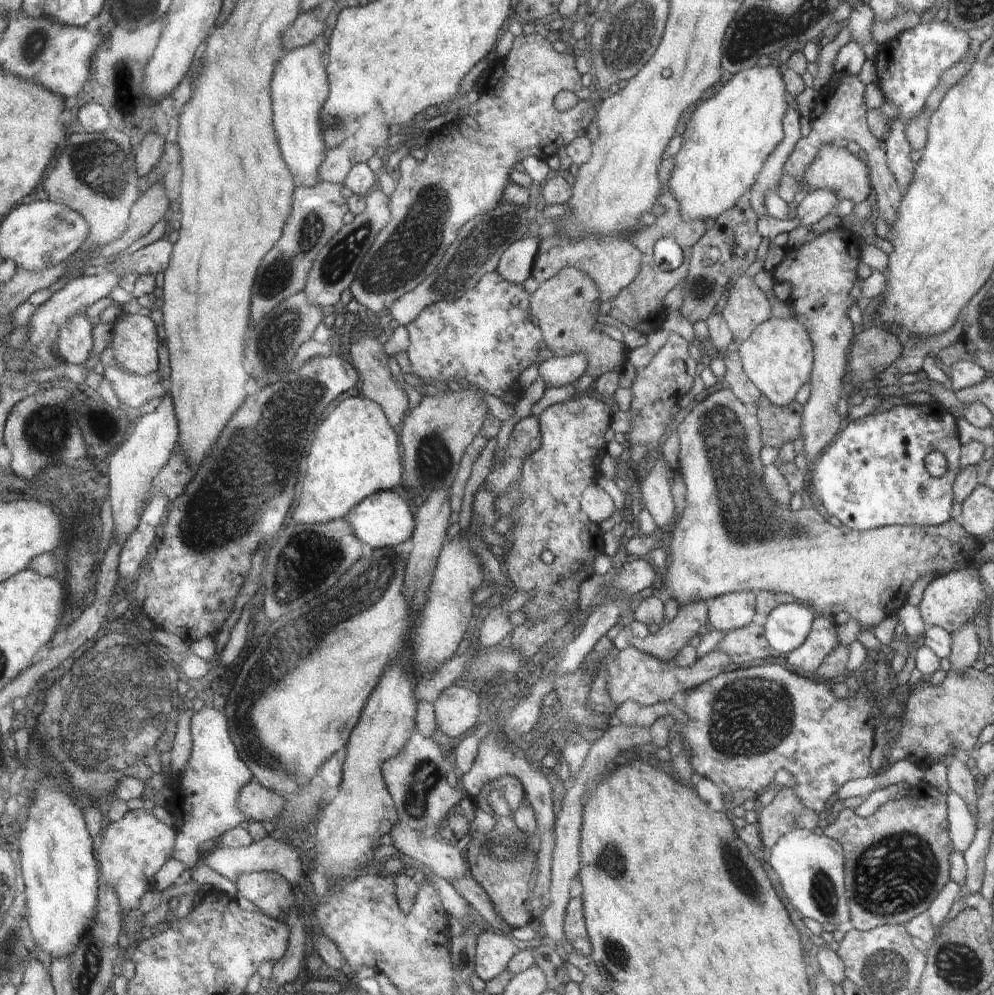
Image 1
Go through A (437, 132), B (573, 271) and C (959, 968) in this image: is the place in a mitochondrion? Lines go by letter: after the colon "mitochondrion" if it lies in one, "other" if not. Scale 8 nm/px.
A: other
B: other
C: mitochondrion

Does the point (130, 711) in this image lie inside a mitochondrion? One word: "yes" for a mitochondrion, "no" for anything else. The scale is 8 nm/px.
yes

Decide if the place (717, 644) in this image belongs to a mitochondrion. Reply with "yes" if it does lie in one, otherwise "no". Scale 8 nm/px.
no

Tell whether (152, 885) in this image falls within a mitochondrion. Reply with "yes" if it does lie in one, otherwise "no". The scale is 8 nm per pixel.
no

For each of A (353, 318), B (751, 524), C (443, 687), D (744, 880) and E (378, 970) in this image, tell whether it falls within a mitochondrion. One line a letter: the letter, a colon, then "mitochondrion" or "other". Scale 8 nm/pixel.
A: other
B: mitochondrion
C: other
D: mitochondrion
E: other

